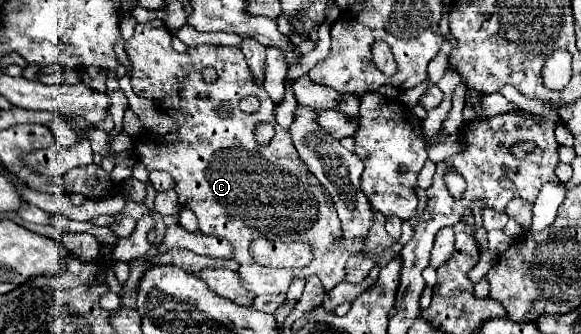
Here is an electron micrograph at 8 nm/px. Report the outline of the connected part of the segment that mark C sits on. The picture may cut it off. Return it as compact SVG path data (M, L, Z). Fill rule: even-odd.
M151 20L145 24L135 26L135 34L131 40L125 42L125 52L131 62L131 86L133 92L141 98L149 98L153 102L159 102L157 108L171 116L175 124L179 126L177 132L171 134L153 134L145 132L139 136L133 136L133 156L145 168L151 170L163 170L169 172L175 178L175 191L179 196L179 204L183 208L189 208L195 212L199 220L199 230L203 234L227 238L233 244L233 260L241 264L239 276L241 286L253 294L285 294L291 286L293 278L309 278L317 276L325 290L335 288L339 282L345 280L345 266L351 256L357 256L365 248L365 240L351 240L347 242L341 232L341 222L335 212L335 204L331 202L331 196L327 190L323 190L323 184L303 166L303 160L299 158L289 130L281 128L275 122L273 108L275 104L261 86L253 84L253 76L247 70L247 62L243 58L243 52L233 46L191 46L187 52L175 52L171 46L171 32L167 30L163 20ZM203 66L213 66L217 70L215 84L205 84L201 78ZM245 96L257 96L261 106L253 114L245 114L239 110L239 100ZM229 104L229 112L221 112L219 106ZM261 122L269 122L275 128L275 136L269 140L267 146L261 146L255 138L255 128ZM257 238L273 238L273 240L285 240L285 242L305 242L313 248L313 264L301 270L273 270L263 268L251 260L249 244Z

